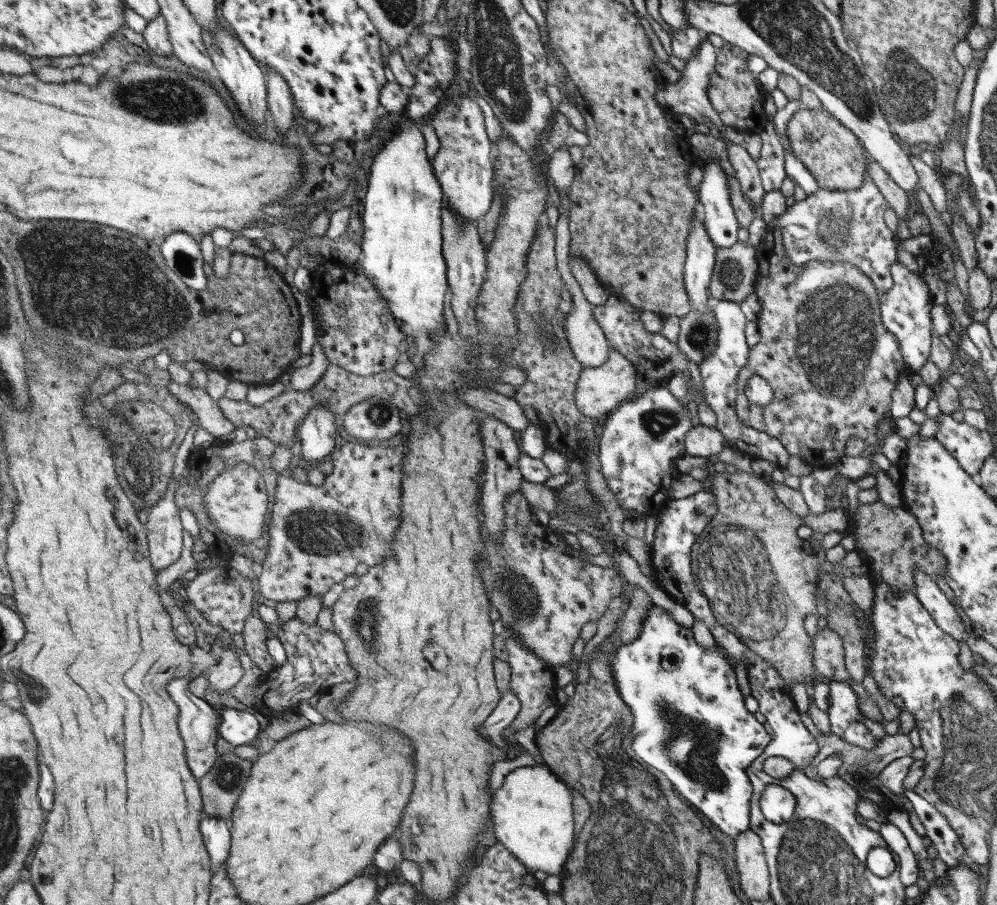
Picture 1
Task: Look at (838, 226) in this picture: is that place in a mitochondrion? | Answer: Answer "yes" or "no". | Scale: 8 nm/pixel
yes

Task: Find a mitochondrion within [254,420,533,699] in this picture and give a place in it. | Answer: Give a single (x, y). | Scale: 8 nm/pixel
(317, 531)

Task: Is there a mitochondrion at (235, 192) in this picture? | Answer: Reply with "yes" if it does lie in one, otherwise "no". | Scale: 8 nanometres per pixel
no

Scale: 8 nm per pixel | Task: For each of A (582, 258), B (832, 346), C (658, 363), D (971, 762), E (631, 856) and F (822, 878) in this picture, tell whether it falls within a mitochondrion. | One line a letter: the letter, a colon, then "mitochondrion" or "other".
A: other
B: mitochondrion
C: other
D: mitochondrion
E: mitochondrion
F: mitochondrion

